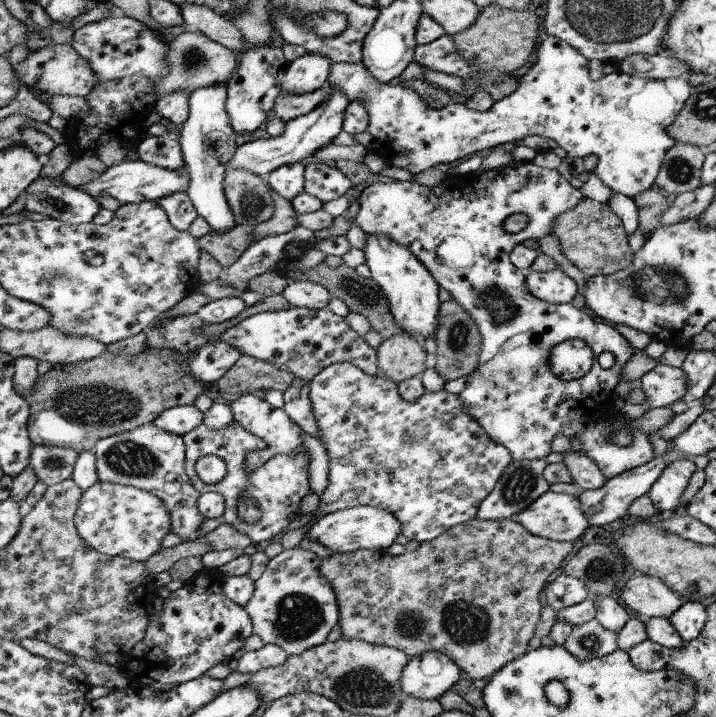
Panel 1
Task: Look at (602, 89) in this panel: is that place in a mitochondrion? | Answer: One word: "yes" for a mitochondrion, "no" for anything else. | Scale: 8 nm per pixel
no

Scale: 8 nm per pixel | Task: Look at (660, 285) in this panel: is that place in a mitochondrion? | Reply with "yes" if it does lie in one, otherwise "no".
yes

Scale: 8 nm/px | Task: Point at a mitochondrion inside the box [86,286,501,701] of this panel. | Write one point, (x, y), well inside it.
(463, 626)

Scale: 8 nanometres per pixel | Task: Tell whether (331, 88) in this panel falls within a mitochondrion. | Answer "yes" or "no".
no

